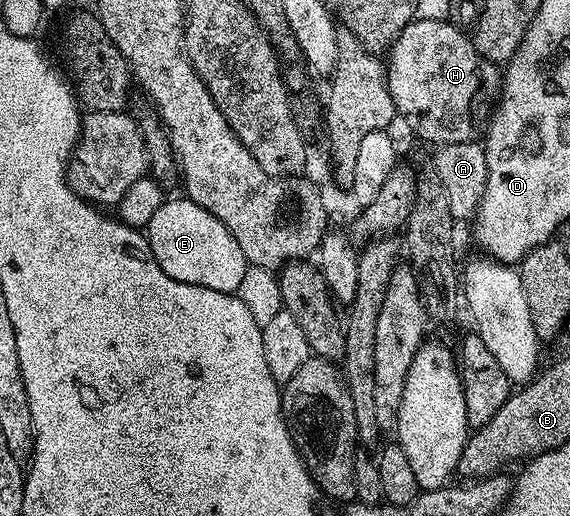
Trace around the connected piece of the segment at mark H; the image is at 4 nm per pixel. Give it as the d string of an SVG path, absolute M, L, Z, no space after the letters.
M423 17L403 27L387 50L389 90L397 108L397 117L413 128L415 136L430 141L433 147L478 140L500 94L502 70L494 62L483 60L472 40L462 30L449 24L448 20L432 21L429 17Z

